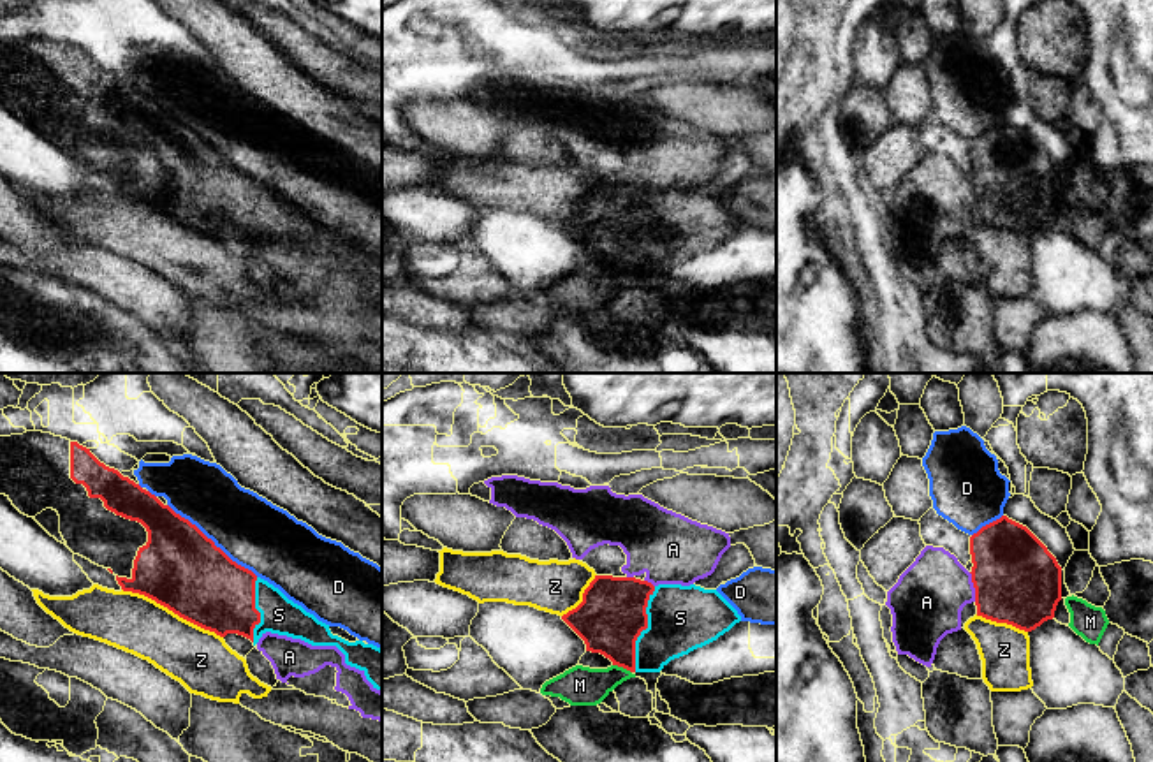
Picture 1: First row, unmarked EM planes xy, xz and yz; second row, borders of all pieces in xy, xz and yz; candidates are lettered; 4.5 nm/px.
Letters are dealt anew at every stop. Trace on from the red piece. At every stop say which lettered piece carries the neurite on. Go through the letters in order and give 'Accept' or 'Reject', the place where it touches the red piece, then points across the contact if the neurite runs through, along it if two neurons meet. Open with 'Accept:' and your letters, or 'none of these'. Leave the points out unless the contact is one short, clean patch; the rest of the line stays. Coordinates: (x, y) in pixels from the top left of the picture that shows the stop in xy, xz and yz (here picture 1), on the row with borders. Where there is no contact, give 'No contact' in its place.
Accept: S
A: Reject. Touches red at yz (974, 586). Boundary: yz (969, 572), (976, 600)
D: Reject. Touches red at xy (213, 542)
M: Reject. Touches red at xz (622, 666)
S: Accept. Touches red at xz (645, 629)
Z: Reject. Touches red at xy (173, 611)

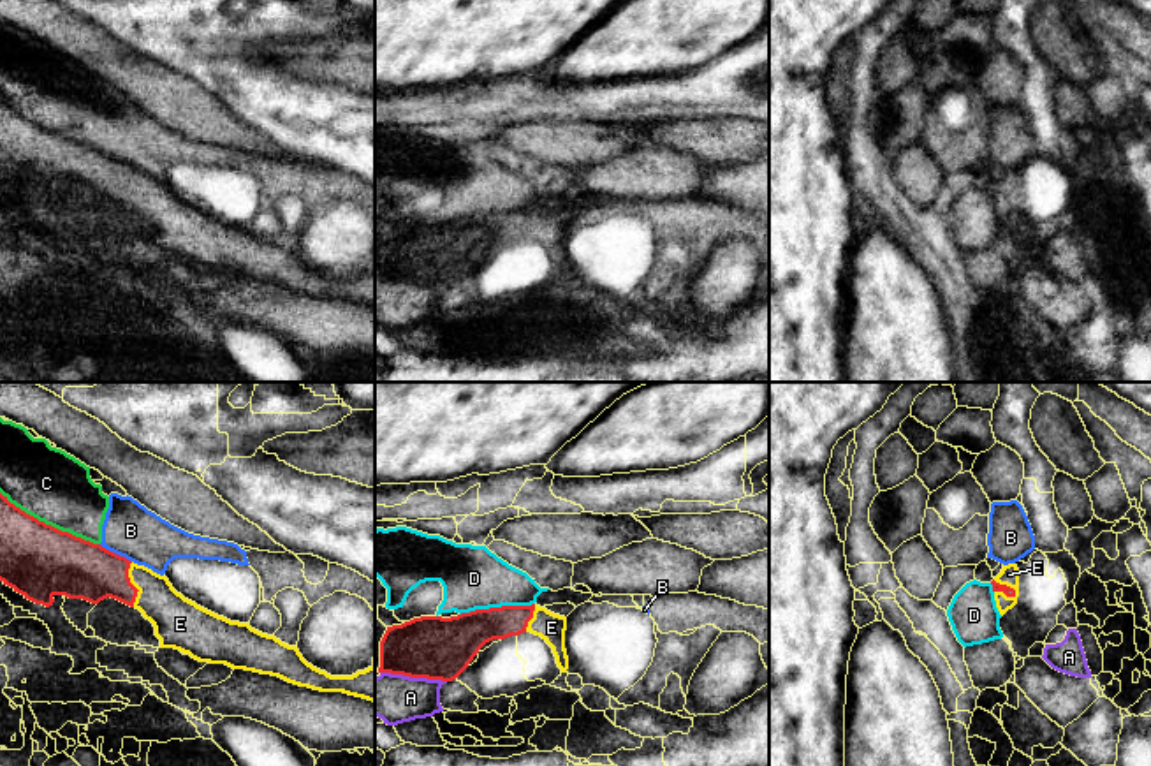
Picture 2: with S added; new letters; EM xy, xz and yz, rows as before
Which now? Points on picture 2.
Accept: E
A: Reject. Touches red at xz (414, 677)
B: Reject. Touches red at xy (115, 553). Boundary: xy (99, 545), (124, 555), (131, 562)
C: Reject. Touches red at xy (50, 525)
D: Reject. Touches red at xz (497, 608)
E: Accept. Touches red at yz (1005, 585). Path across: yz (997, 587), (1005, 585), (1009, 574)

